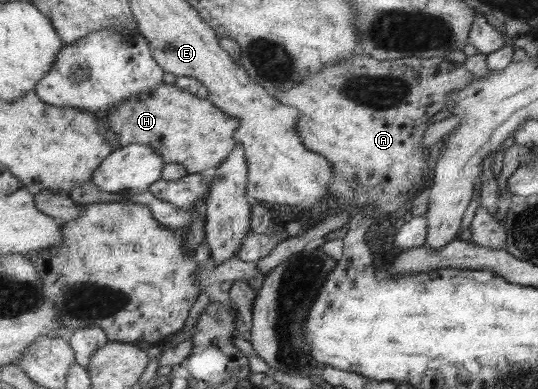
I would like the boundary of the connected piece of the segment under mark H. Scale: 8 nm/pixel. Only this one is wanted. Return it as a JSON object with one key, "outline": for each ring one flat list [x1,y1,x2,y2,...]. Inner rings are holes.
{"outline":[[162,83,157,90,150,91,150,94,141,94,135,99,127,99,122,106,115,107,113,111,107,111,106,128,116,136,116,141,121,146,137,143,152,147,165,163,179,163,185,167,188,174,210,174,217,167,221,167,238,147,235,130,238,130,239,126,241,124,237,119,227,116,209,100,199,99,198,96,182,91,182,88,175,84]]}

